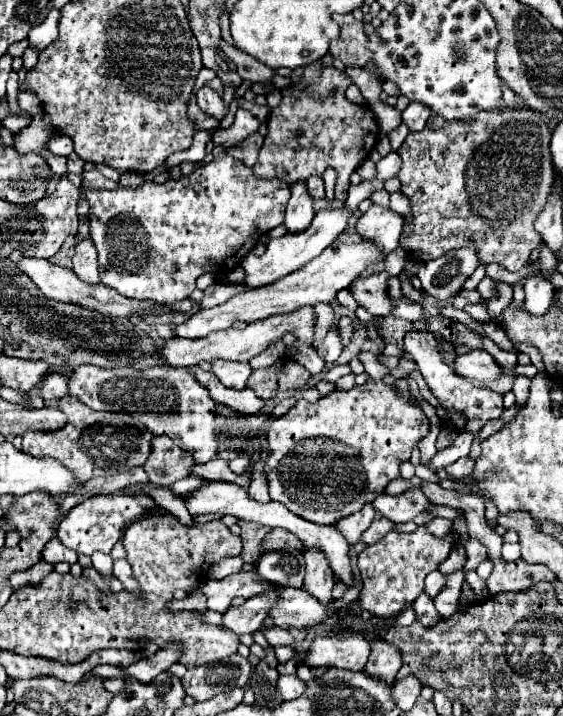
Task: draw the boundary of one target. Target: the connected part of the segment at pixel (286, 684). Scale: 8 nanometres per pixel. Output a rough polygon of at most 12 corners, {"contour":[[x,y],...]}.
{"contour":[[281,676],[283,700],[305,694],[307,682],[297,676]]}

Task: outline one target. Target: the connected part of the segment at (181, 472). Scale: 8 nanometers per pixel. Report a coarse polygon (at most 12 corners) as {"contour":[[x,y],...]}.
{"contour":[[165,436],[153,438],[143,464],[149,482],[187,478],[193,456]]}

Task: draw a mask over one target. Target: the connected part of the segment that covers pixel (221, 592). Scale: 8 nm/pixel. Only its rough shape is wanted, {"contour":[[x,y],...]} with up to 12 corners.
{"contour":[[257,570],[207,580],[207,608],[223,614],[237,596],[251,598],[271,582]]}

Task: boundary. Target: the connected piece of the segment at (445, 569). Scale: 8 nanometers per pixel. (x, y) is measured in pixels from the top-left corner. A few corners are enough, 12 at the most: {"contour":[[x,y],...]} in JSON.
{"contour":[[463,546],[453,548],[439,572],[453,574],[461,570],[467,560]]}

